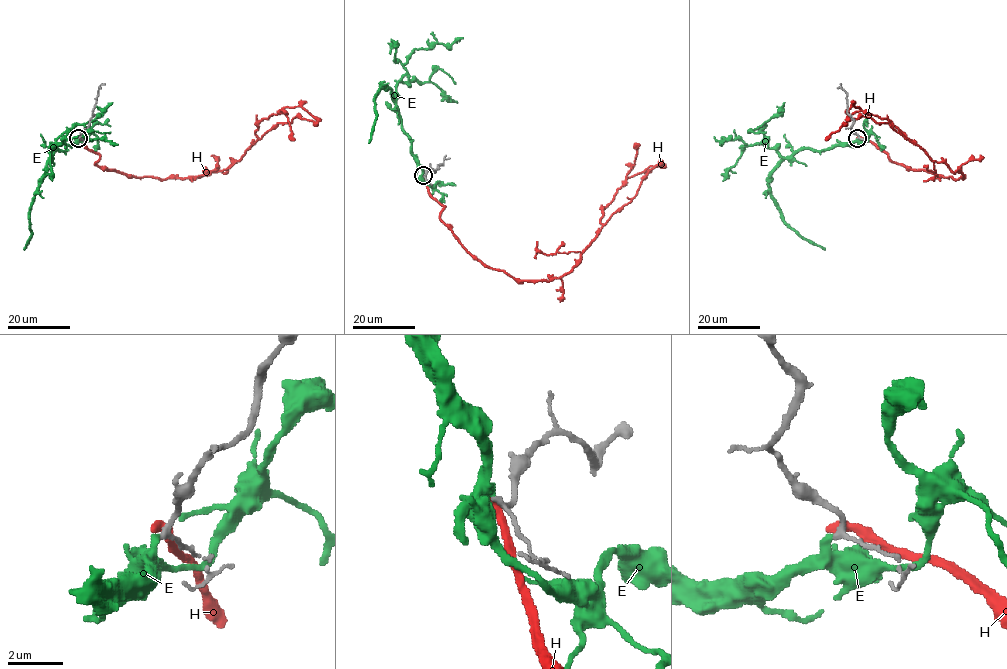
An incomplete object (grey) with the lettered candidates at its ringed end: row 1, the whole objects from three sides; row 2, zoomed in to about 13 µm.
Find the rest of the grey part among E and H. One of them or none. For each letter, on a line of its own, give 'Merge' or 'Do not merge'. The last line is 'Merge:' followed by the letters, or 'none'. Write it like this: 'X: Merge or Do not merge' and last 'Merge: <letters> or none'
E: Do not merge
H: Do not merge
Merge: none

